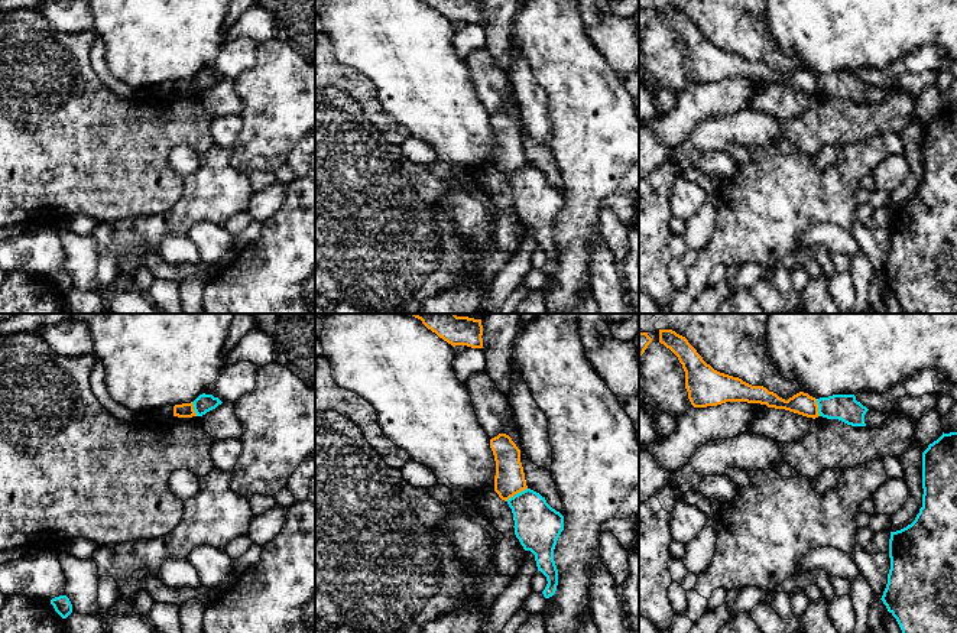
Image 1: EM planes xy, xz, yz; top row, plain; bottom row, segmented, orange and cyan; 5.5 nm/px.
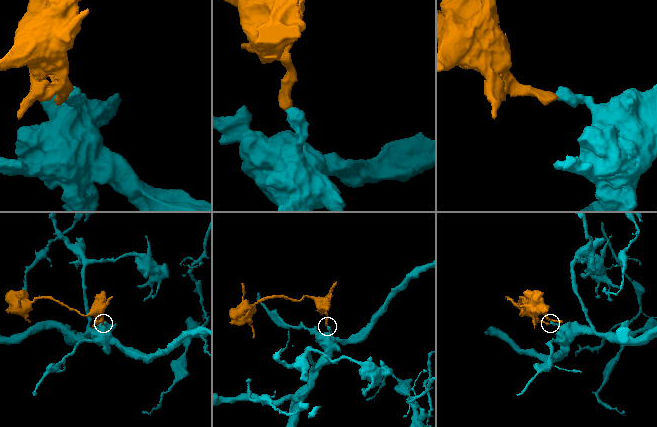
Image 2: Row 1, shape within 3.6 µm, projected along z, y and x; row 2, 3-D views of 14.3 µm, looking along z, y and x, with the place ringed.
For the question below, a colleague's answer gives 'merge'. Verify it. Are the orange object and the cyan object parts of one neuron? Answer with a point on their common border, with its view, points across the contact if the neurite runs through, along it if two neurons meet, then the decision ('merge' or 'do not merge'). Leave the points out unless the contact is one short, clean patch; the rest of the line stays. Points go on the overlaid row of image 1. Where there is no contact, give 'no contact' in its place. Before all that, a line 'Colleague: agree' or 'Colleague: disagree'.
Colleague: disagree
contact xz (515, 493); border xz (526, 487), (505, 500); do not merge

